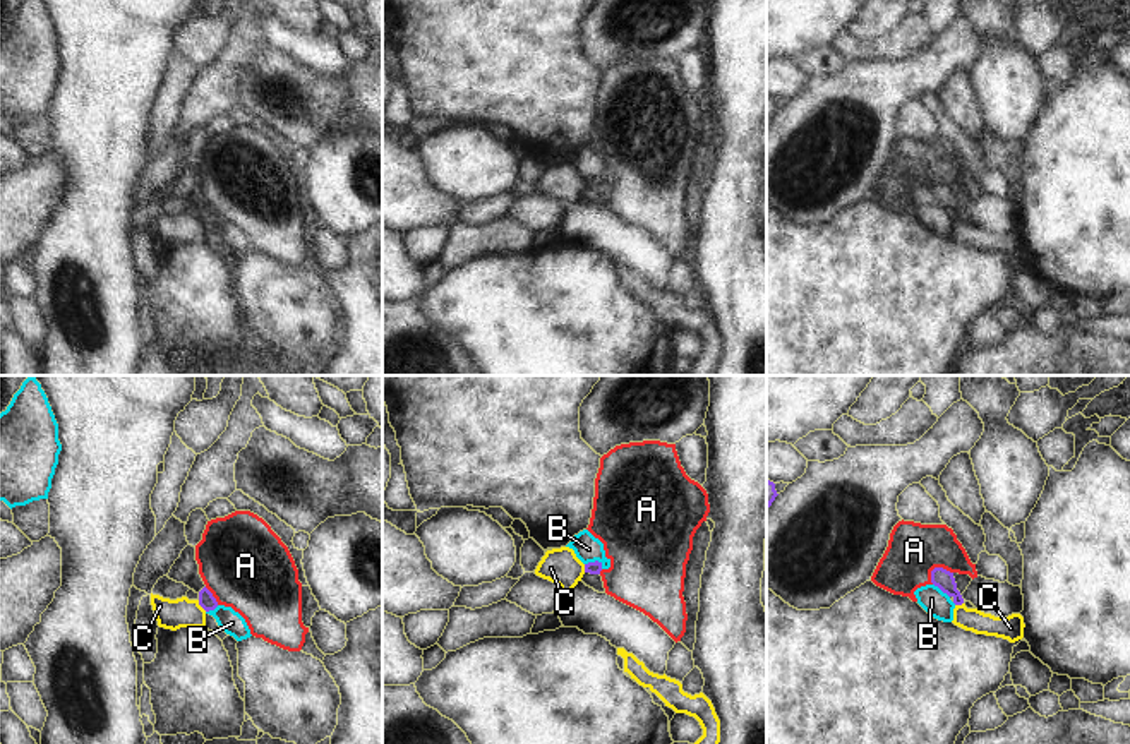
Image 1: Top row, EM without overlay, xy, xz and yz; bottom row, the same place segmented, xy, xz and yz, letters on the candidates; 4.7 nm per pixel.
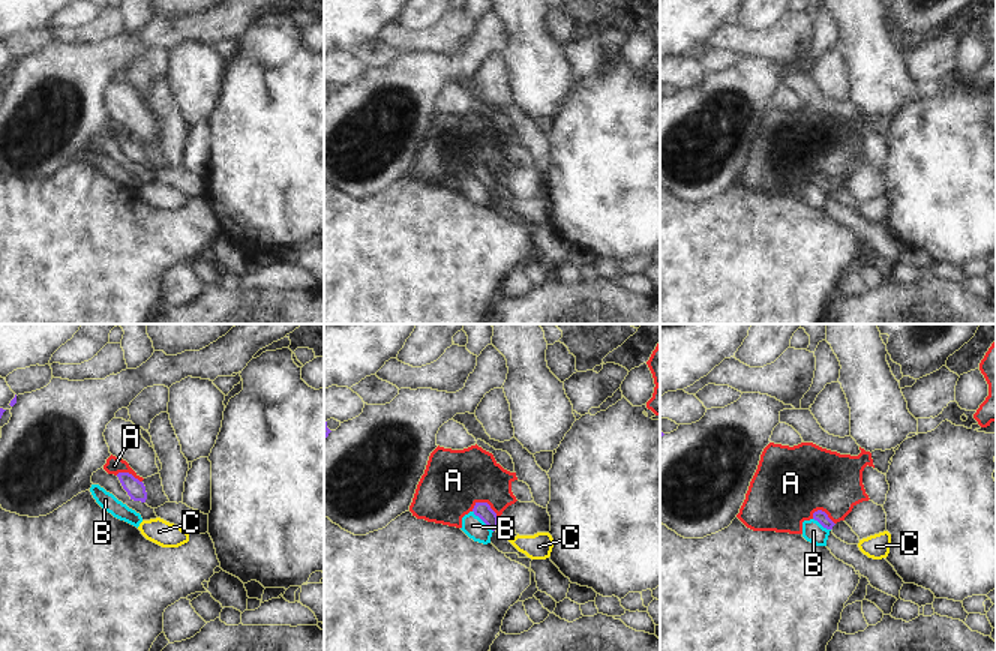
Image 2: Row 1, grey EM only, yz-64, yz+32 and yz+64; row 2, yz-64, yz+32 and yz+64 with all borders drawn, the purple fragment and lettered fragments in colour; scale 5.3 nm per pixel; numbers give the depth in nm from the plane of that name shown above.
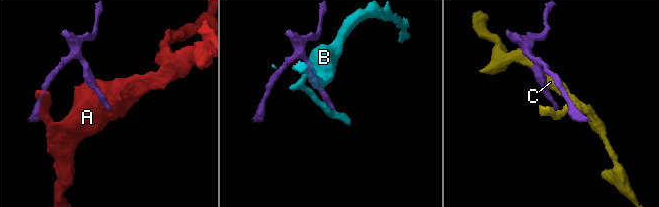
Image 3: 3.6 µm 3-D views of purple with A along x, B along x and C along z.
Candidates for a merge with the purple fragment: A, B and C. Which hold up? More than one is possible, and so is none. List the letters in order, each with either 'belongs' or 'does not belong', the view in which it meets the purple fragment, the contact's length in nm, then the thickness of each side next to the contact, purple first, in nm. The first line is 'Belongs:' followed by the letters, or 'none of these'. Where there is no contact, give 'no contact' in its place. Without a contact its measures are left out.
Belongs: none of these
A: does not belong; meets purple in yz; contact 120 nm long; 90 nm thick on the purple side, 240 nm on the other
B: does not belong; meets purple in xz; contact 90 nm long; 60 nm thick on the purple side, 130 nm on the other
C: does not belong; meets purple in xy; contact 70 nm long; 80 nm thick on the purple side, 140 nm on the other

